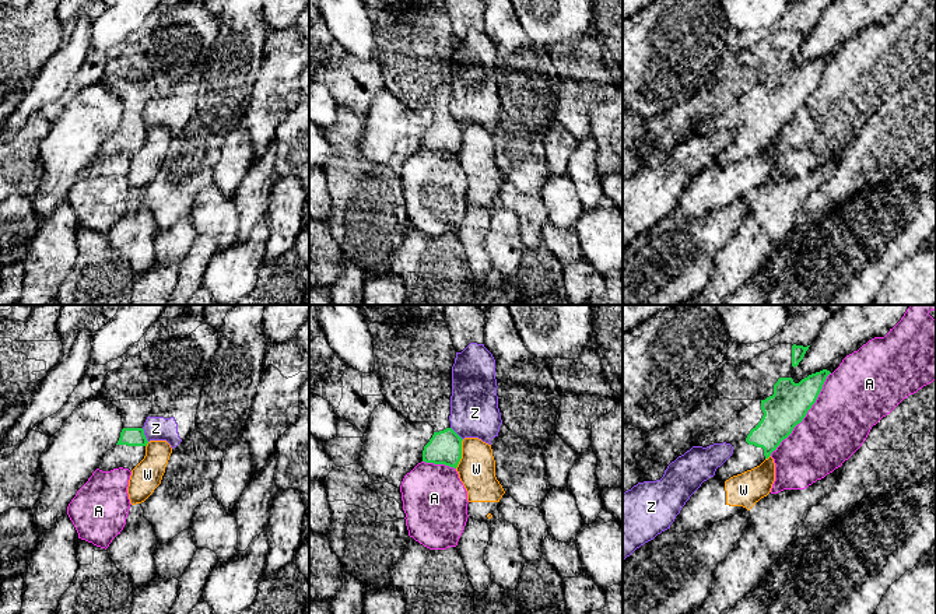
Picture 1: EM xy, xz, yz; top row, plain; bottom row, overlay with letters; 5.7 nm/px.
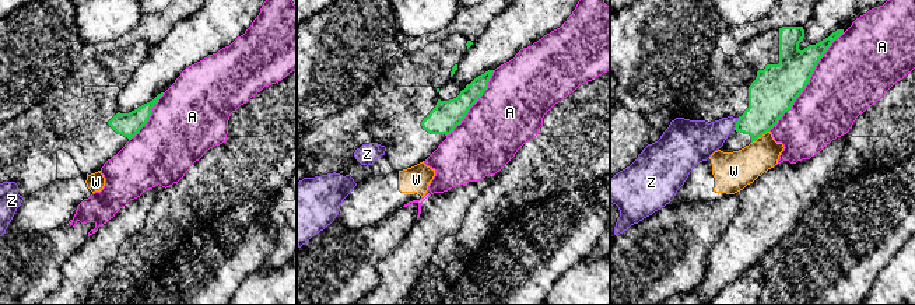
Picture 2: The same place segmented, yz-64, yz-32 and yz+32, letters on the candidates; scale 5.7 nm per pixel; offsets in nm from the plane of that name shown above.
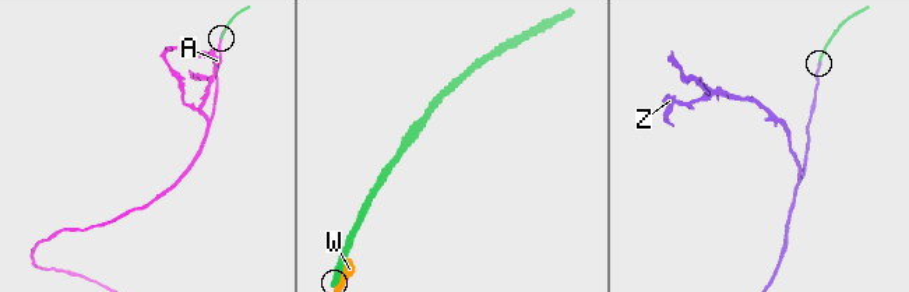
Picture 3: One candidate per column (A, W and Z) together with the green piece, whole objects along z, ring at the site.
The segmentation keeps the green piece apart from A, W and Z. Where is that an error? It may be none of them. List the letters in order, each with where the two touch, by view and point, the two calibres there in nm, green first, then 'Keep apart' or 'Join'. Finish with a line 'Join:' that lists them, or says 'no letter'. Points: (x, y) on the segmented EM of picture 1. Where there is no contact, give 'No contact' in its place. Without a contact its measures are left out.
A: Touches green at yz (806, 413). Thickness 220 nm (green) against 360 nm. Keep apart
W: Touches green at xz (461, 453). Thickness 190 nm (green) against 220 nm. Keep apart
Z: Touches green at xy (144, 435). Thickness 110 nm (green) against 140 nm. Keep apart
Join: no letter

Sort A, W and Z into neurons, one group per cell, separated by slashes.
A / W / Z

